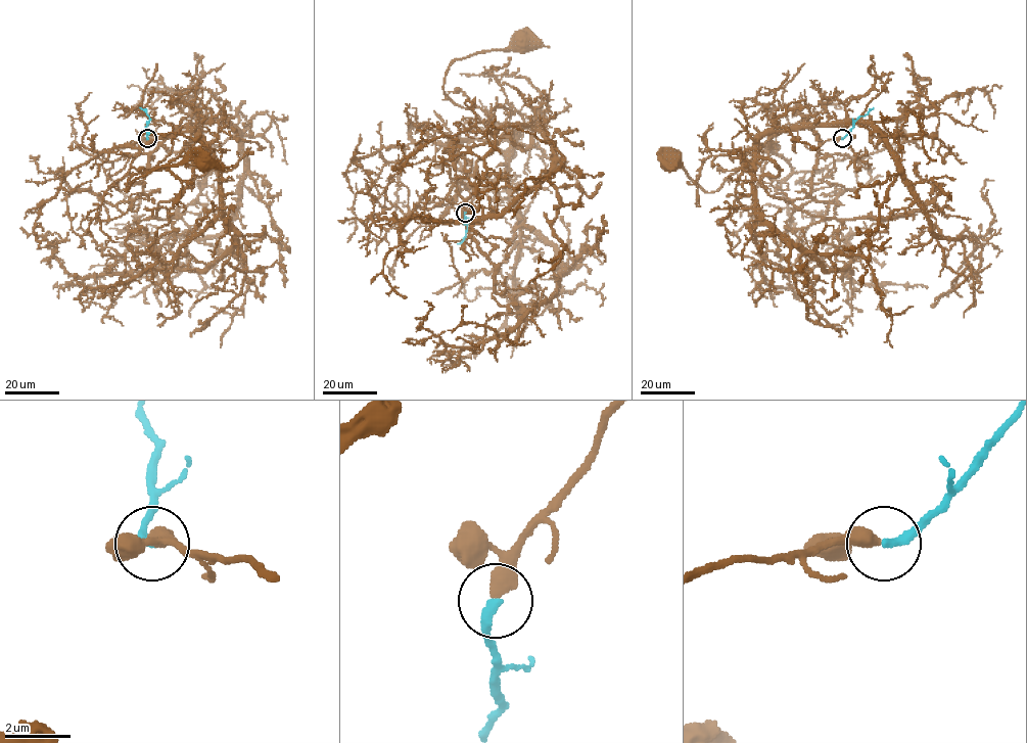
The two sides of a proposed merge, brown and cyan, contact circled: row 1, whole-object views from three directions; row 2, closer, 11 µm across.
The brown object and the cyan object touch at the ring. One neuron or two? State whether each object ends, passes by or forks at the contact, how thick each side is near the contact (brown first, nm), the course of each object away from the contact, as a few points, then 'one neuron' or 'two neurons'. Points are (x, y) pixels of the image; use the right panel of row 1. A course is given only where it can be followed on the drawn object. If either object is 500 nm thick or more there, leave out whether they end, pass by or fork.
brown ends there; cyan ends there; 480 nm thick on the brown side, 280 nm on the other; brown runs (841, 138), (822, 143), (805, 128), (776, 133), (715, 191), (705, 192), (677, 158), (669, 161); cyan runs (842, 138), (854, 121), (874, 107); one neuron

